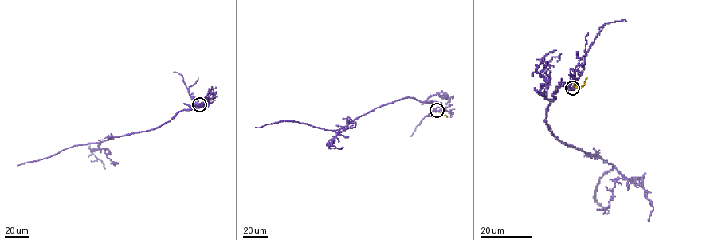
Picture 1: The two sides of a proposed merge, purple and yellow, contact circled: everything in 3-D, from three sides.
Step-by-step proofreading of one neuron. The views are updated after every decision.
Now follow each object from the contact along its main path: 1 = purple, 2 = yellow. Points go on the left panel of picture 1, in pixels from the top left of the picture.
1: (199, 104), (205, 104), (179, 111), (155, 127), (112, 136), (101, 142), (76, 145), (49, 157), (17, 165)
2: (199, 104), (209, 103), (209, 100)

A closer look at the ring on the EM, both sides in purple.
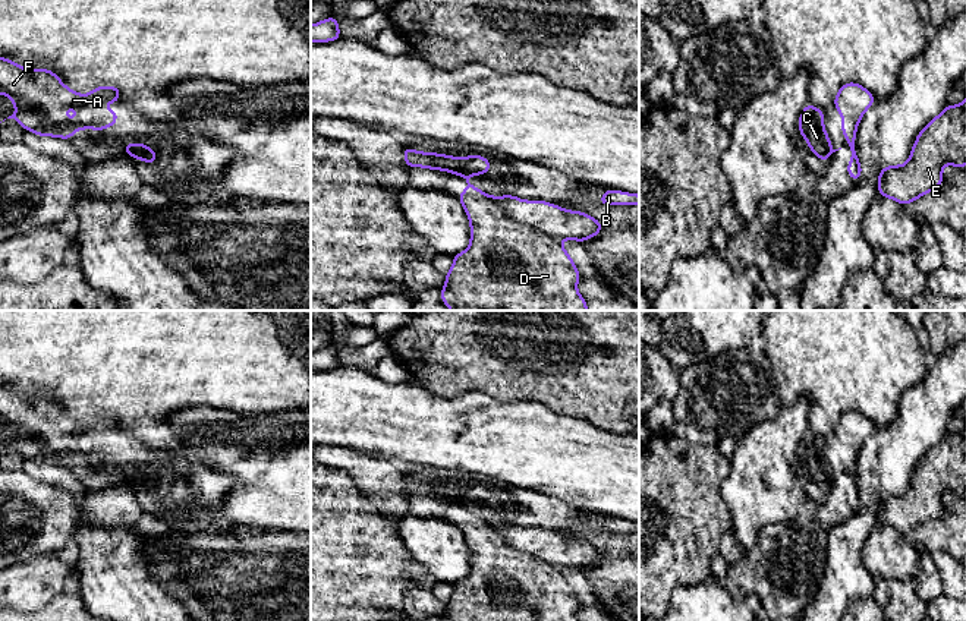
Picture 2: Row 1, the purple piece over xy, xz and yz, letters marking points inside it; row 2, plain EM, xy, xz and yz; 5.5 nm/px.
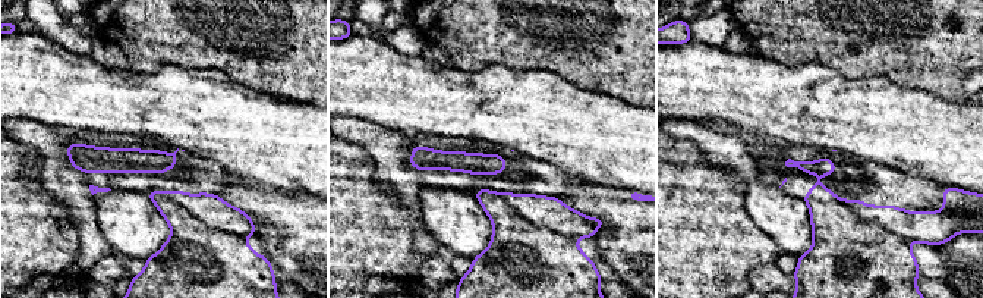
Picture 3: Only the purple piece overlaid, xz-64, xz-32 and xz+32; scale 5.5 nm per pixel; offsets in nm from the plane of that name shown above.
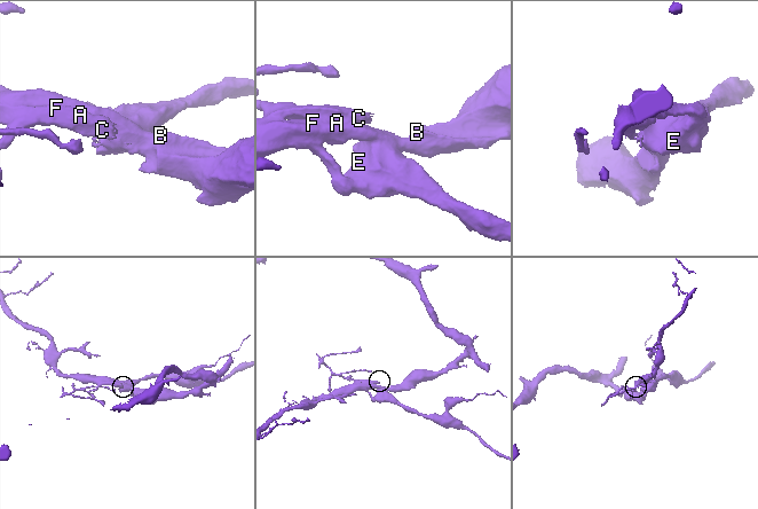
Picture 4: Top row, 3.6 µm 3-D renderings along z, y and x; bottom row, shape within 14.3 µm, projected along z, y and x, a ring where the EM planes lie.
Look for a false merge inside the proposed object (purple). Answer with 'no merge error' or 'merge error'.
merge error

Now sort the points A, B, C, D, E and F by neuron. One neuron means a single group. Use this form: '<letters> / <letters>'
A B C F / D E

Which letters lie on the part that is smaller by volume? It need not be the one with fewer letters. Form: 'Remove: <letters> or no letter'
Remove: D, E

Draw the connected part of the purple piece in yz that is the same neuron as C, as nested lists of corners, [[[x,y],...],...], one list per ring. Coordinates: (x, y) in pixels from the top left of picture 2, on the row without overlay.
[[[808,431],[797,448],[797,454],[800,463],[806,467],[815,485],[818,488],[828,489],[833,476],[824,457],[824,438],[819,438]]]

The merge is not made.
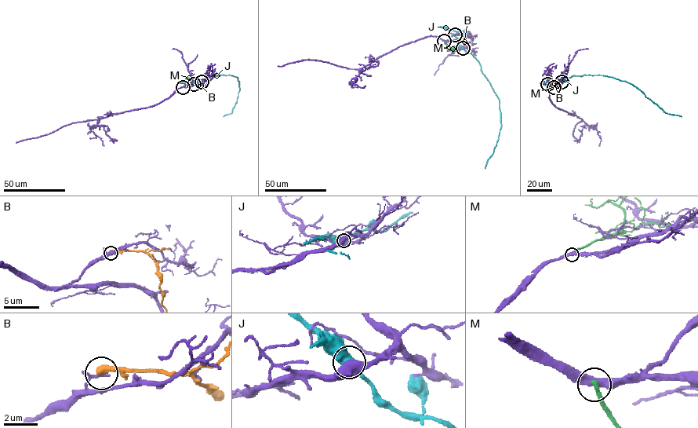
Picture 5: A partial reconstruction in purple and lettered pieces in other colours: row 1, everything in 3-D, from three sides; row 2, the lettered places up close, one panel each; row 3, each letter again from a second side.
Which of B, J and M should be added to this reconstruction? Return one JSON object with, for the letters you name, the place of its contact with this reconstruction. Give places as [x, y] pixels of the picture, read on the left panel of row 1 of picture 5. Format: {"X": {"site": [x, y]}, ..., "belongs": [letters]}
{"belongs": []}

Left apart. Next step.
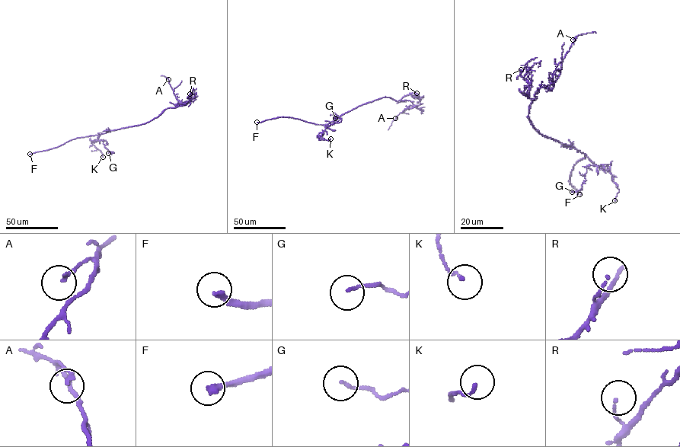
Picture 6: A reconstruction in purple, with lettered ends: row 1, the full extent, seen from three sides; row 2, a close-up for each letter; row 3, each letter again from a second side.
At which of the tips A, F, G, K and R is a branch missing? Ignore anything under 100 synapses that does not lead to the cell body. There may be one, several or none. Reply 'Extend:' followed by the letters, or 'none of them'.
Extend: F

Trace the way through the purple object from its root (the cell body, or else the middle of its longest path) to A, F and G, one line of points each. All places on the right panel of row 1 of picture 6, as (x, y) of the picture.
A: (545, 136), (529, 119), (528, 106), (541, 87), (551, 89), (553, 87), (561, 61), (576, 38), (573, 39)
F: (545, 136), (570, 145), (585, 155), (573, 165), (570, 176), (570, 183), (579, 194)
G: (545, 136), (573, 146), (593, 164), (586, 170), (582, 189), (572, 192)

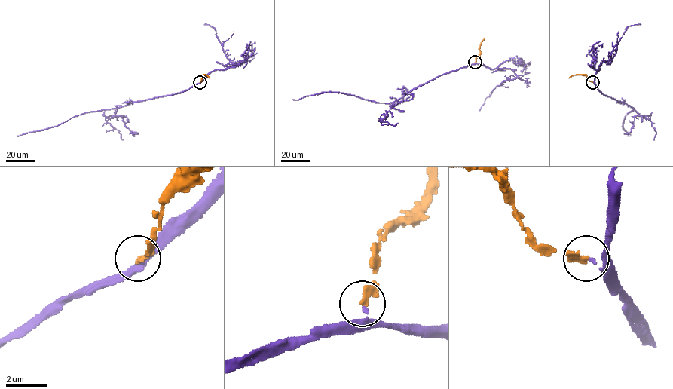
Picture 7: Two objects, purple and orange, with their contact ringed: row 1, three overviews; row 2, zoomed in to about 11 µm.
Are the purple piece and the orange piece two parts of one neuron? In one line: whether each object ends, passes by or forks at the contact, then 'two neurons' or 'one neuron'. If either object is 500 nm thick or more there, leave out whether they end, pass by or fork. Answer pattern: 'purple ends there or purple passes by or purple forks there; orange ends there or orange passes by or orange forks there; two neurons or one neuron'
purple ends there; orange ends there; one neuron

